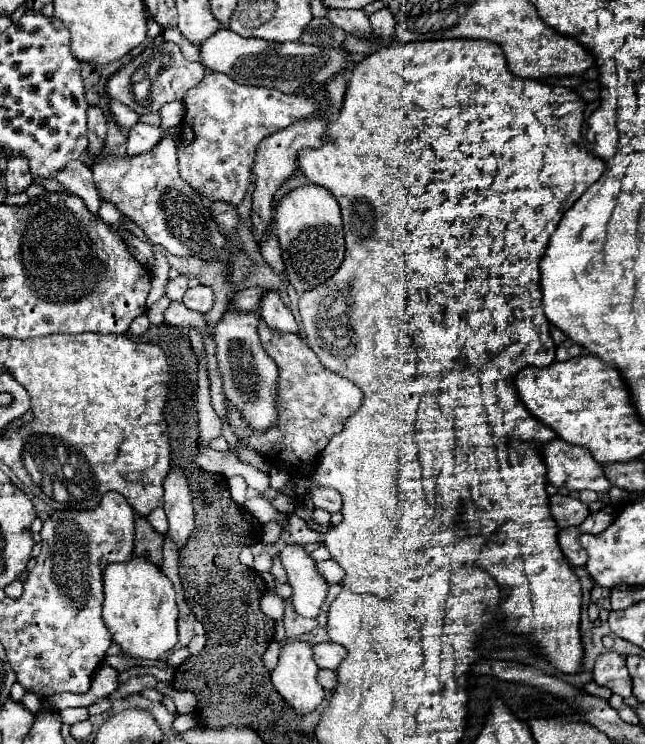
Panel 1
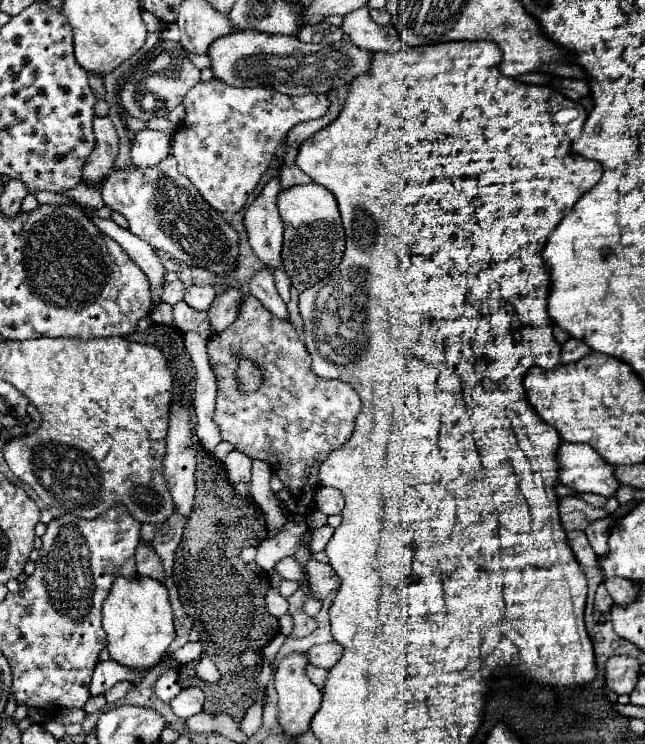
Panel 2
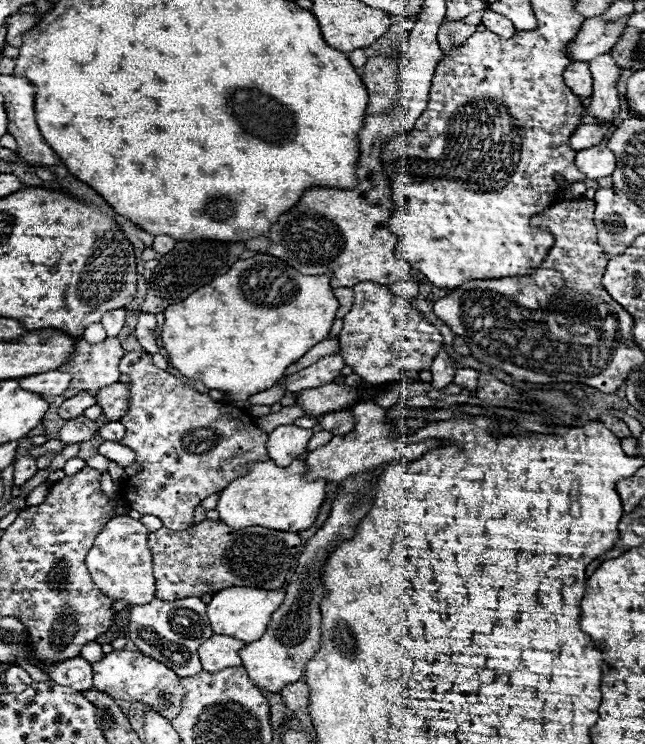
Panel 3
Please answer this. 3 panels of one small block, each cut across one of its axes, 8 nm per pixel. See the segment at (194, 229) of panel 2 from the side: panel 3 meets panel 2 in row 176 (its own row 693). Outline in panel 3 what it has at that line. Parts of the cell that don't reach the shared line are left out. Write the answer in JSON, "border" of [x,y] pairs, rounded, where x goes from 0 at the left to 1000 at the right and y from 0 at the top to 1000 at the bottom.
{"border":[[[177,874],[174,879],[164,879],[155,890],[146,890],[143,898],[146,898],[146,925],[171,933],[174,938],[186,938],[195,944],[220,944],[248,957],[260,968],[270,968],[282,954],[282,938],[288,933],[285,922],[279,919],[282,911],[273,909],[270,901],[223,882],[220,876]]]}

